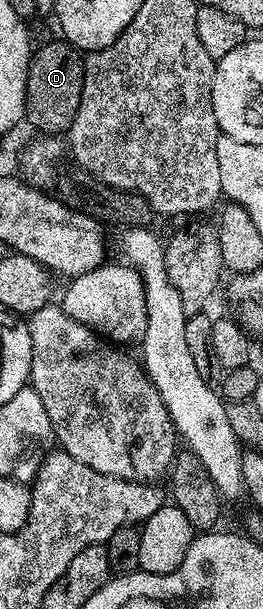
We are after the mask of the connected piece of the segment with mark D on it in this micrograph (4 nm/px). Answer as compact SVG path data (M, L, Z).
M62 38L51 40L40 48L38 45L32 51L31 61L26 65L25 120L39 131L36 133L63 134L70 129L81 106L84 59L84 53Z

